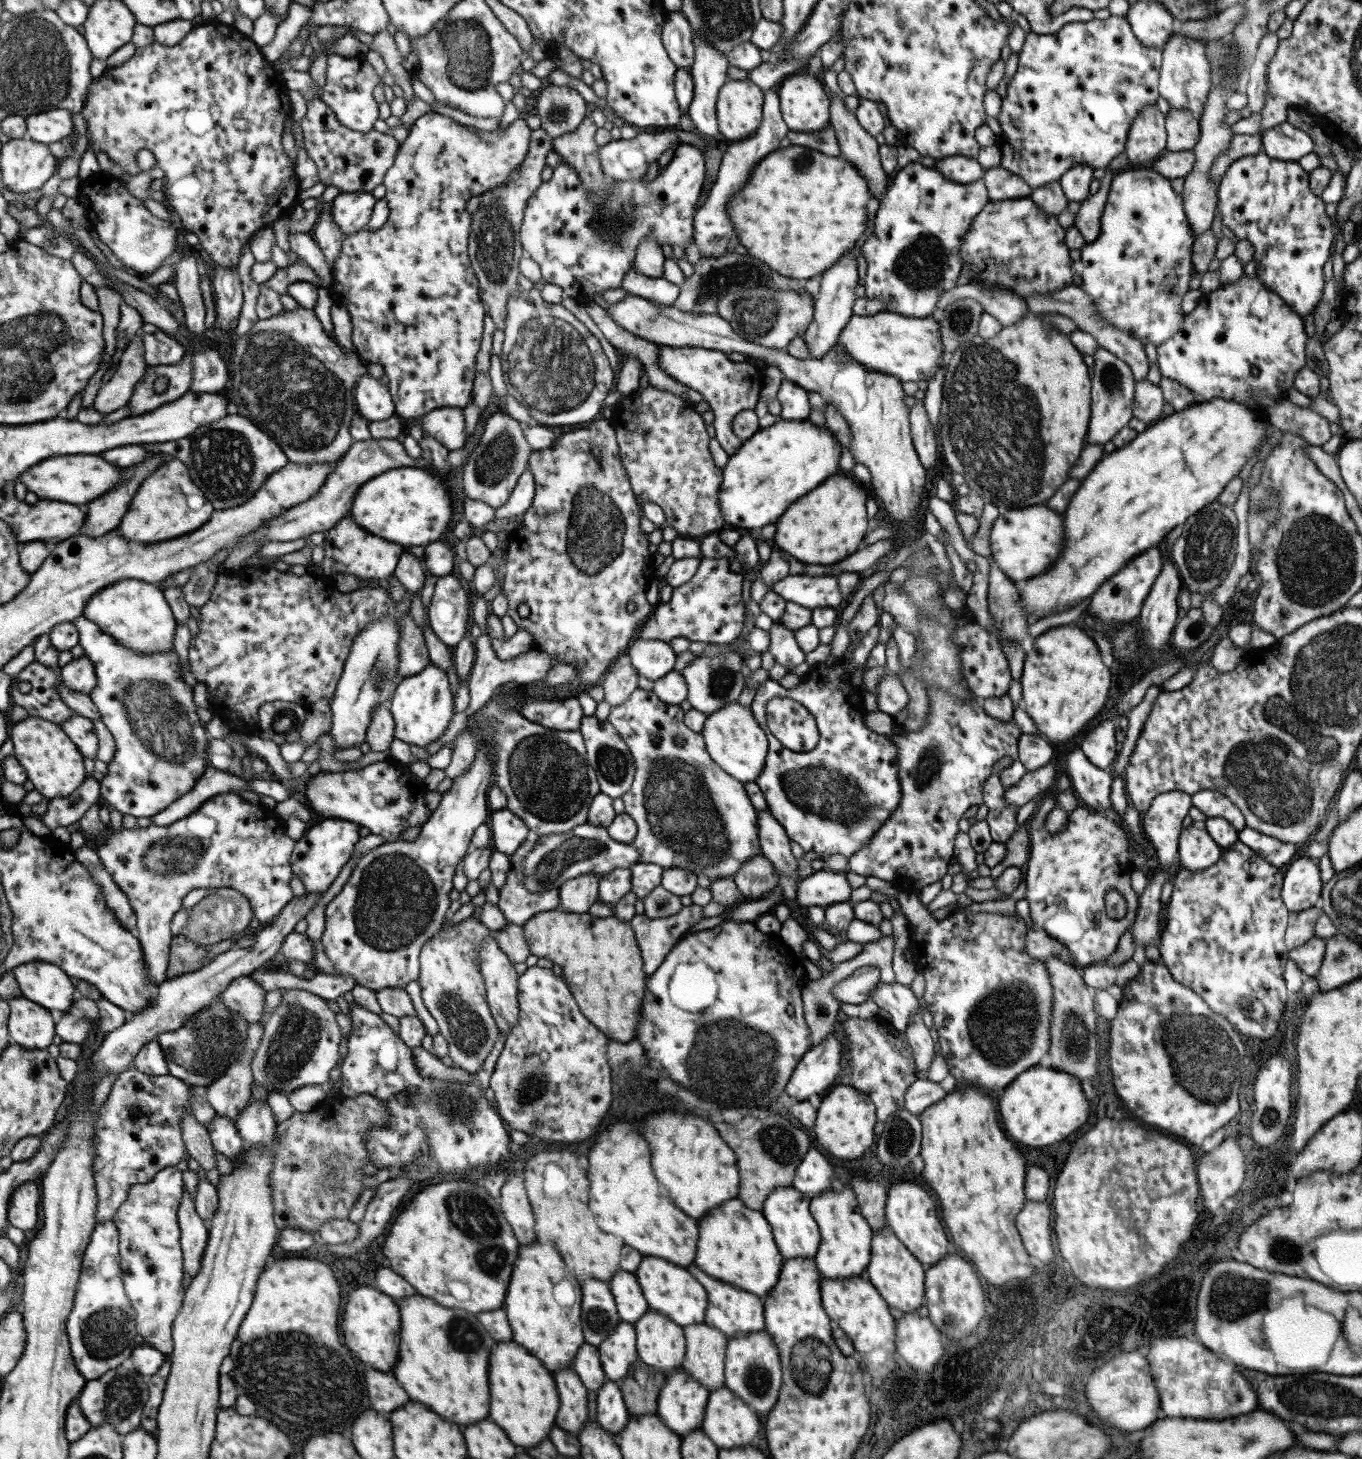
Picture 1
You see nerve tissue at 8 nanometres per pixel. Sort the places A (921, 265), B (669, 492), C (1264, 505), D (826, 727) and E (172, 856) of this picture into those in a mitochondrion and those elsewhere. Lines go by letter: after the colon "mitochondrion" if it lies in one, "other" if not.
A: mitochondrion
B: other
C: mitochondrion
D: other
E: mitochondrion

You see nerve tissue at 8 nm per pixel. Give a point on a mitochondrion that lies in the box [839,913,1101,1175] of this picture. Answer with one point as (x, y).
(1003, 1024)

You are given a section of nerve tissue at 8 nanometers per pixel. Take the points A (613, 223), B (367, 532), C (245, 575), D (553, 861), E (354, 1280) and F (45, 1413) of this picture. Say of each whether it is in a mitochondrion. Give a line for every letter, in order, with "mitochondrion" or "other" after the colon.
A: mitochondrion
B: other
C: other
D: mitochondrion
E: other
F: other

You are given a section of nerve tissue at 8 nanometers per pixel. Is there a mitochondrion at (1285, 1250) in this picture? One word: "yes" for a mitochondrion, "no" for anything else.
yes

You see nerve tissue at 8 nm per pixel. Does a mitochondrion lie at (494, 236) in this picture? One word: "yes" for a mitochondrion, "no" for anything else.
yes

